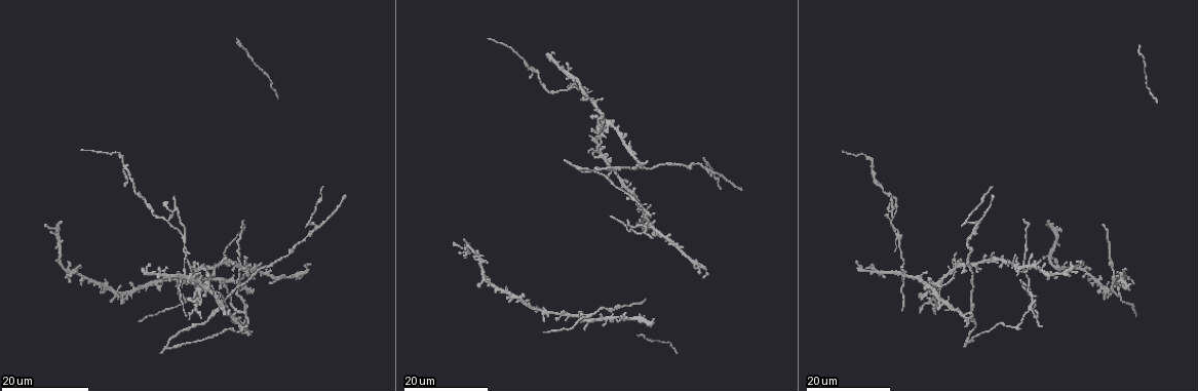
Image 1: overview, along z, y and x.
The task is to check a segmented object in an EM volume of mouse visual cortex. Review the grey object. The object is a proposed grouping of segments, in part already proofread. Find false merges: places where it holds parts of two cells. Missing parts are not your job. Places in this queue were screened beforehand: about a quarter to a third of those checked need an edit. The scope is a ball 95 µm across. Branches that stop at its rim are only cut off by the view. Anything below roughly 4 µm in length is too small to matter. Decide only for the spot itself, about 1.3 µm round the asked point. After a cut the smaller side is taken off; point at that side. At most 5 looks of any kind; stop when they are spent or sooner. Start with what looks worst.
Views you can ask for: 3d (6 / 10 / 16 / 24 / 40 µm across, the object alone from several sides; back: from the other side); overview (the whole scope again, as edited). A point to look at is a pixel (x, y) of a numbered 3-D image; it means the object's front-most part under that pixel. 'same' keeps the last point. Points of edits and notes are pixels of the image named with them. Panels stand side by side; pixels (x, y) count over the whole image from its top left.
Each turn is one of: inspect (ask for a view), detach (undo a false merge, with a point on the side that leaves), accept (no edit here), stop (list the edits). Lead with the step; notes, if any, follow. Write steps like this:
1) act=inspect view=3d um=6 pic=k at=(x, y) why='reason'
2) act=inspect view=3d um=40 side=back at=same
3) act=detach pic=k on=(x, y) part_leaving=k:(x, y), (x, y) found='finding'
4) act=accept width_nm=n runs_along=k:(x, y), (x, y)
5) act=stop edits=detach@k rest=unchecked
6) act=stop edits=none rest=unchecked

act=inspect view=3d um=16 pic=1 at=(247, 314) why='four-way junction'

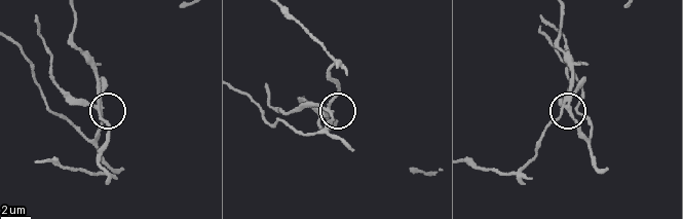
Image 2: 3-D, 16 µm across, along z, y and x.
act=inspect view=3d um=10 pic=2 at=(330, 112)

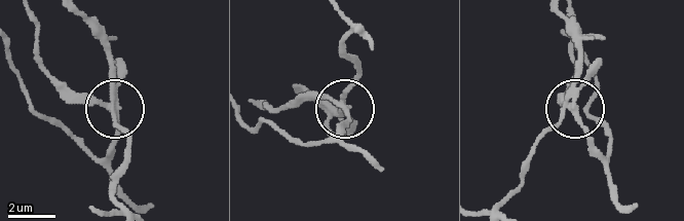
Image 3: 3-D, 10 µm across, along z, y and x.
act=detach pic=3 on=(110, 56) arms=4 part_leaving=3:(114, 95), (114, 121), (125, 145), (116, 205) found='a second cell is stuck on'

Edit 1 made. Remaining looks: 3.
act=inspect view=overview

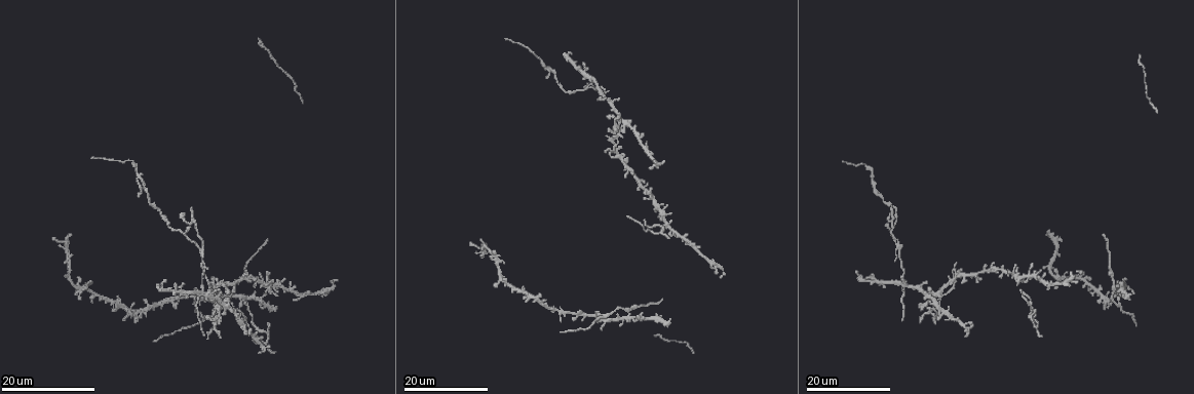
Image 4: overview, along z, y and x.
act=inspect view=3d um=16 pic=4 at=(631, 312) why='branch point'

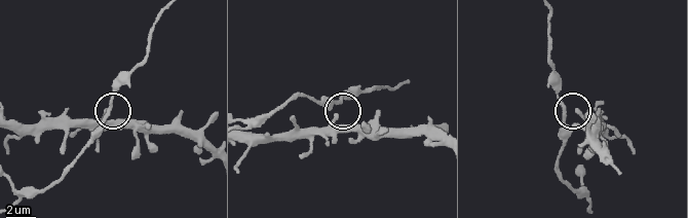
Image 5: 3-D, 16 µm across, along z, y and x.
act=inspect view=3d um=6 pic=5 at=(565, 108) why='closer look'

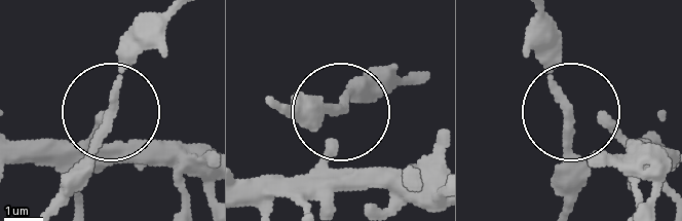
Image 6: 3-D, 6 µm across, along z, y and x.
act=accept arms=3 found='one cell here'

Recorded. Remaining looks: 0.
act=stop edits=detach@3 rest=unchecked

